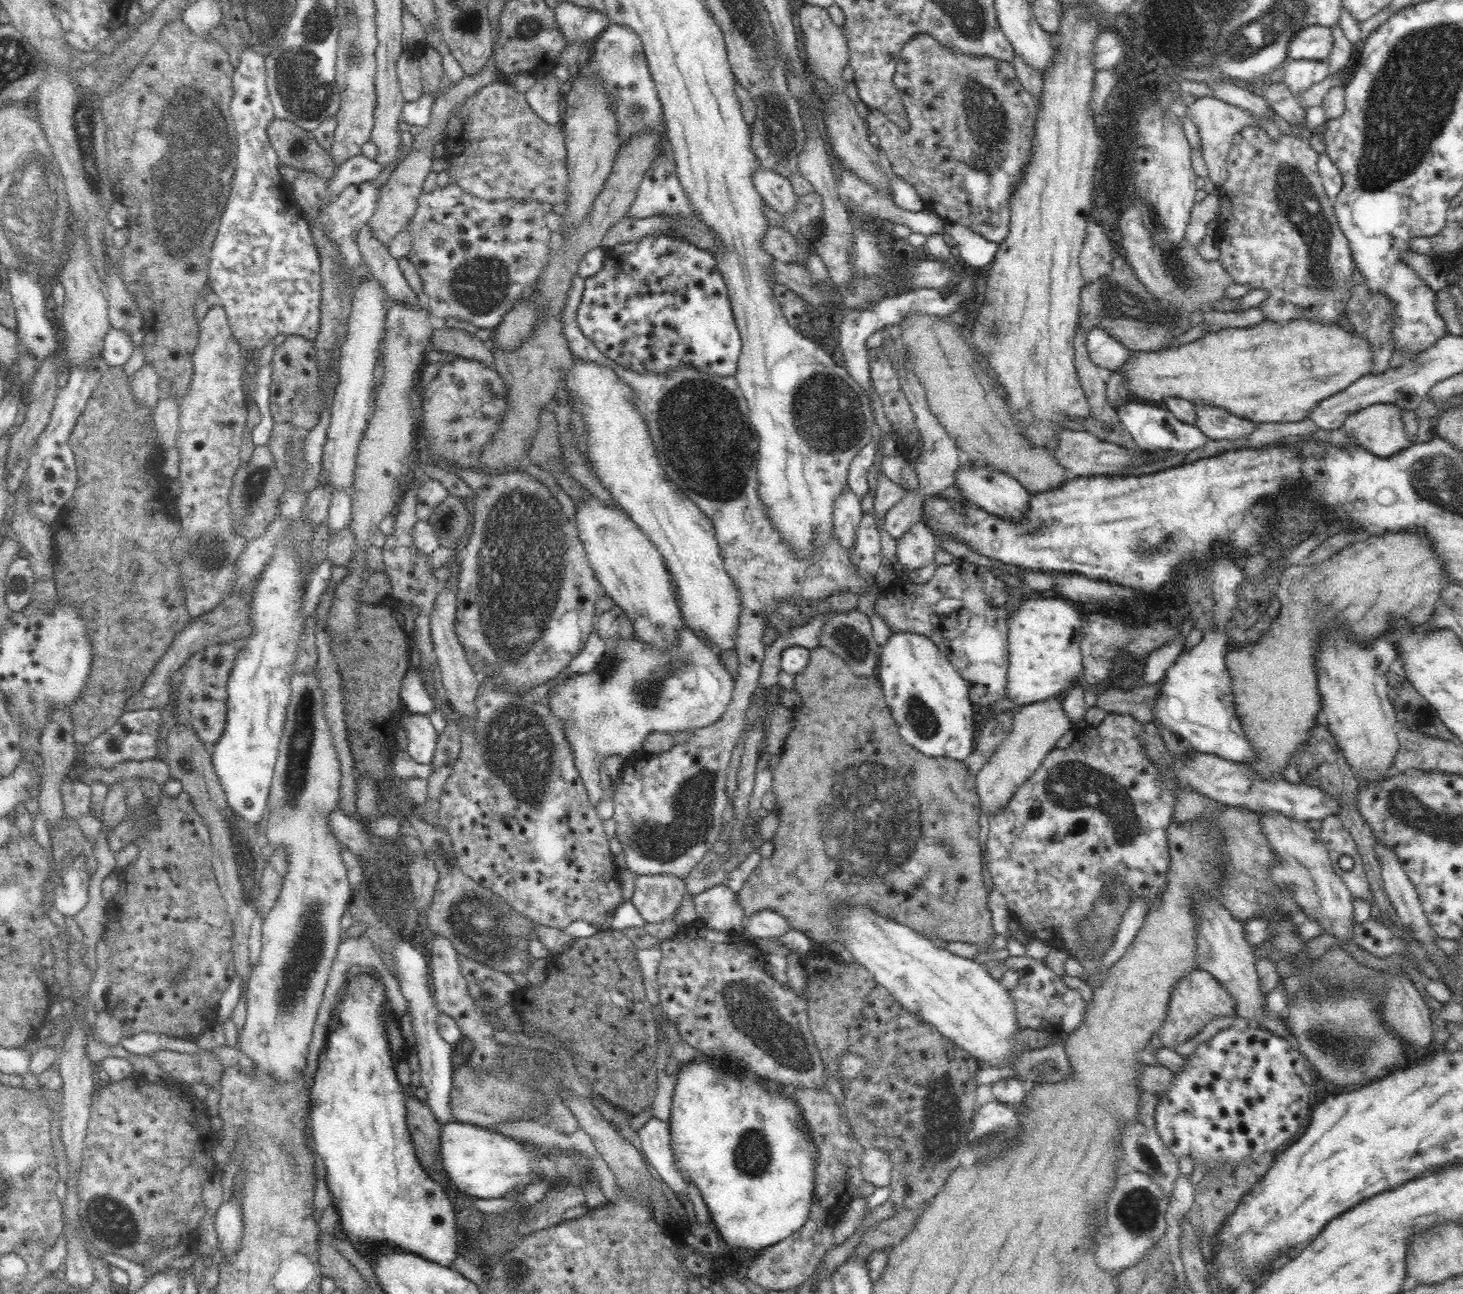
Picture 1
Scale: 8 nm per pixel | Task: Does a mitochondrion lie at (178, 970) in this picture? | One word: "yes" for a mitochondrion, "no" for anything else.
yes

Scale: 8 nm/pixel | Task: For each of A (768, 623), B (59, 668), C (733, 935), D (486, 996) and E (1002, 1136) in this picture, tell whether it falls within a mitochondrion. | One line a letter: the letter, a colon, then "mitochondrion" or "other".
A: other
B: mitochondrion
C: other
D: other
E: mitochondrion

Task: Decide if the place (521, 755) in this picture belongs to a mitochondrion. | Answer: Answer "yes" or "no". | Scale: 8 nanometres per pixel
yes

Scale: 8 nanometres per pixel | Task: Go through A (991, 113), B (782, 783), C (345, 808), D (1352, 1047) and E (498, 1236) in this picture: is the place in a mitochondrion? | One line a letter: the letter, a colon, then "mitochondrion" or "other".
A: mitochondrion
B: other
C: other
D: mitochondrion
E: mitochondrion

